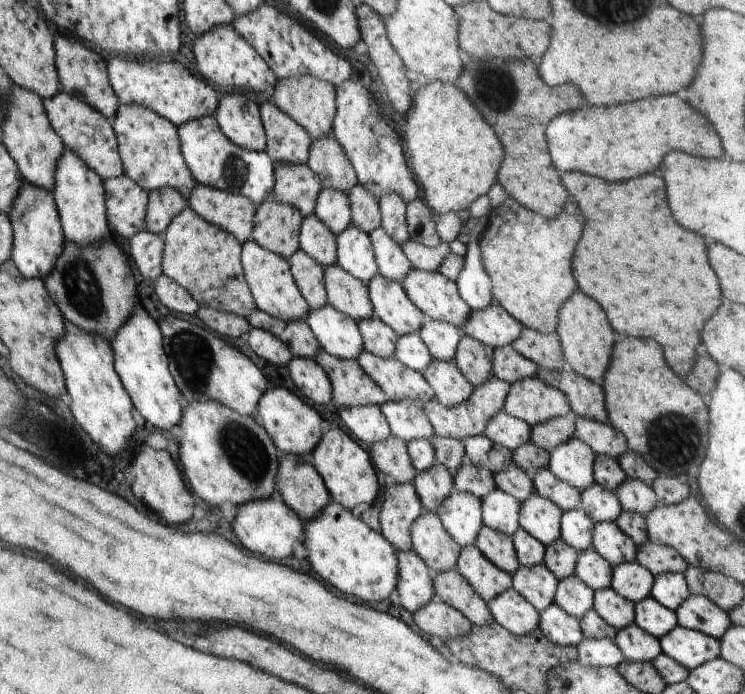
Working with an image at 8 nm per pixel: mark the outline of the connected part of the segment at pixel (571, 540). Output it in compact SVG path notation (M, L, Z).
M584 509L564 511L561 516L561 539L578 554L593 546L595 522Z

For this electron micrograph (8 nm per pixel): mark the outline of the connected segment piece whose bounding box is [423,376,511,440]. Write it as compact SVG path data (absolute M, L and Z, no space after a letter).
M490 377L486 382L472 388L471 395L467 401L459 405L447 407L440 404L436 398L423 403L424 412L428 420L432 423L434 432L438 436L454 437L462 440L464 437L474 437L482 435L485 431L488 421L496 413L504 410L505 400L508 396L511 384L498 377Z

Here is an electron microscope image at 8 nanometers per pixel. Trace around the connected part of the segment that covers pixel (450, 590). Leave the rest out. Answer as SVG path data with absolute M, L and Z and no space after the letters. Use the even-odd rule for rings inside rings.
M456 568L438 573L434 588L438 598L458 609L472 624L486 626L494 621L488 604Z

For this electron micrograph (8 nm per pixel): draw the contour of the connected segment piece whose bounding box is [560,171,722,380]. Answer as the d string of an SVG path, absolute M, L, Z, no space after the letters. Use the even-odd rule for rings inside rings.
M568 171L562 172L560 182L576 198L586 218L584 234L572 260L580 290L602 304L606 316L610 318L610 326L615 332L620 332L618 337L626 334L654 338L666 352L666 364L682 380L686 380L696 360L694 356L696 346L700 344L700 330L722 302L716 274L706 258L704 238L700 244L698 234L678 226L666 202L664 180L654 174L646 174L628 182L606 182L596 176L586 176L586 173L580 171Z

